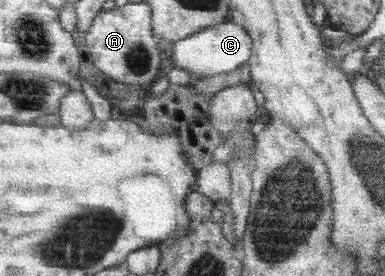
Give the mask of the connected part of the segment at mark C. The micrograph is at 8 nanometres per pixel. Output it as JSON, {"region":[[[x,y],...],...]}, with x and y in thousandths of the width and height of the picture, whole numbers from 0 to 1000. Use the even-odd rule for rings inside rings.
{"region":[[[608,76],[540,98],[512,127],[460,149],[449,163],[455,239],[499,261],[509,283],[556,279],[623,254],[649,225],[660,192],[660,134],[642,98]]]}

